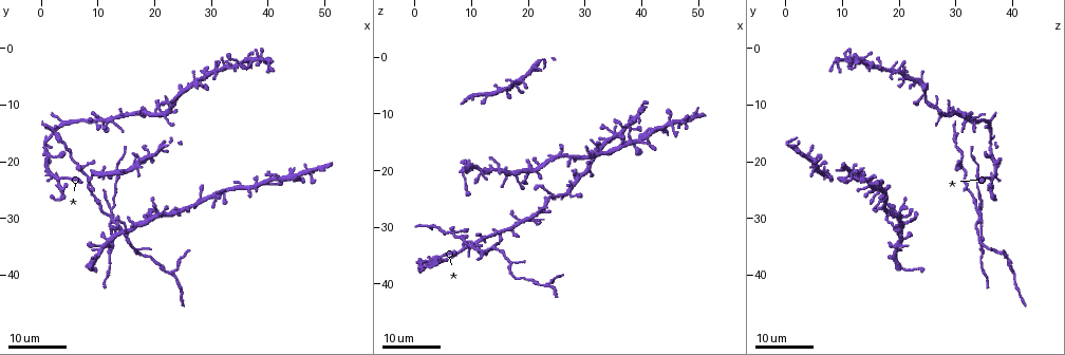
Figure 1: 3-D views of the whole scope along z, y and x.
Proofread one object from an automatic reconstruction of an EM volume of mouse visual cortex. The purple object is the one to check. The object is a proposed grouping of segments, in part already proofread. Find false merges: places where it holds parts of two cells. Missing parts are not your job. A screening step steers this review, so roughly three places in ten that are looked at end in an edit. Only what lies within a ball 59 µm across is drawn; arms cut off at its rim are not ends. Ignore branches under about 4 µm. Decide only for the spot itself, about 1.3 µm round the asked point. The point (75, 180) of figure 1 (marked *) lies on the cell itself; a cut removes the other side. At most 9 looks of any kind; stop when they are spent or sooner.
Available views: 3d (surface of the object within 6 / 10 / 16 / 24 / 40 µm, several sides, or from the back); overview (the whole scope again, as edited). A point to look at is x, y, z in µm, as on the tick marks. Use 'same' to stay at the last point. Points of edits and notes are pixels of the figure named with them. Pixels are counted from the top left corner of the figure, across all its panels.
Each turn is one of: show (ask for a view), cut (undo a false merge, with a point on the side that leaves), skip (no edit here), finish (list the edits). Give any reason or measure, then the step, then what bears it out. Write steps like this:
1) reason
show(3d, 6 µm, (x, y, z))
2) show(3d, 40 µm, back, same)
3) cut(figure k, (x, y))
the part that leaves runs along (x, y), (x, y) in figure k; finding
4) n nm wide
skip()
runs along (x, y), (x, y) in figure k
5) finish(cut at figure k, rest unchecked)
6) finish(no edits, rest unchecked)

a fork
show(3d, 16 µm, (12.5, 30.5, 34.5))

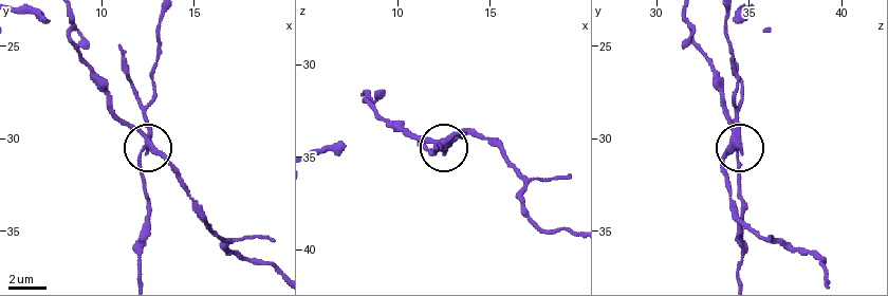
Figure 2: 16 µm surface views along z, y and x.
closer look
show(3d, 6 µm, (12.6, 30.6, 34.4))

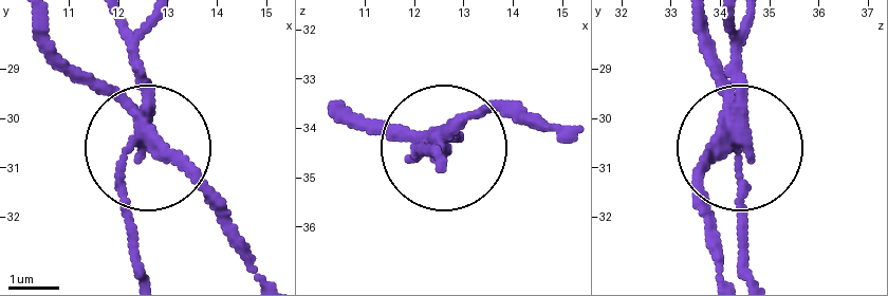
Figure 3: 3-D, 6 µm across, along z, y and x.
side arm 25 µm
cut(figure 3, (135, 50))
the part that leaves runs along (139, 117), (147, 21) in figure 3; two cells meet here

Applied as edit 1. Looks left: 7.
calibre changes
show(3d, 24 µm, (16.5, 35.5, 37.0))

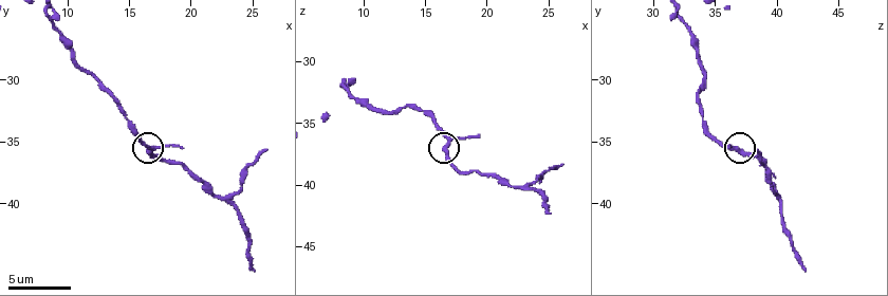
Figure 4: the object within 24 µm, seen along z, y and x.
show(3d, 6 µm, (16.8, 35.4, 36.6))

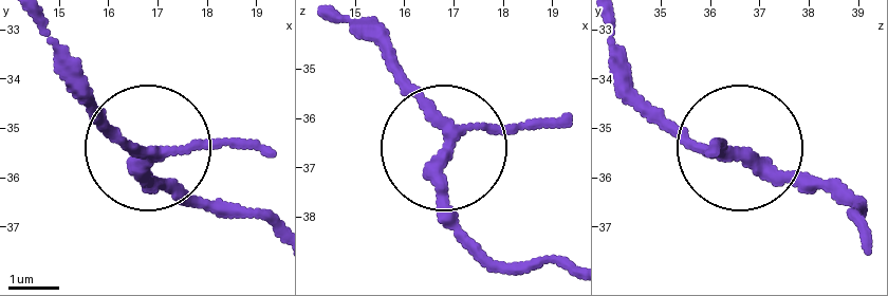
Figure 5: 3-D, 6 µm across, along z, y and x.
3 arms
skip()
one cell here

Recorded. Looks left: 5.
branch point
show(3d, 6 µm, (23.2, 39.6, 40.2))

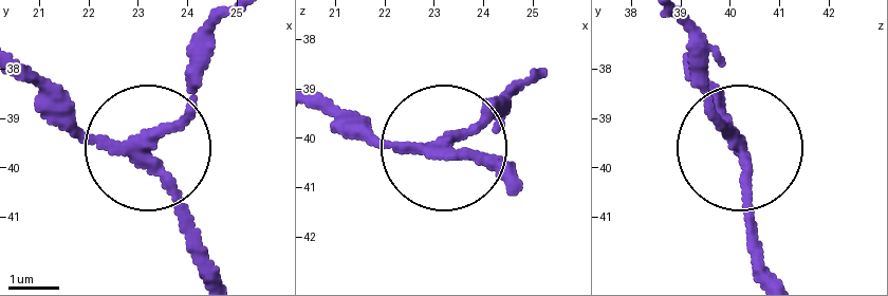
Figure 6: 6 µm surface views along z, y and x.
from behind
show(3d, 6 µm, back, (23.30, 39.50, 40.10))

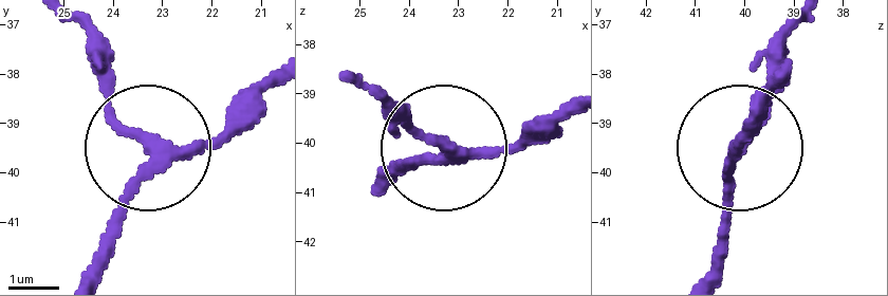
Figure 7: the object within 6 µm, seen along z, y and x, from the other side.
3 arms
cut(figure 7, (107, 109))
the part that leaves runs along (150, 146), (78, 23) in figure 7; two cells meet here

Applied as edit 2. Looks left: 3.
show(overview)

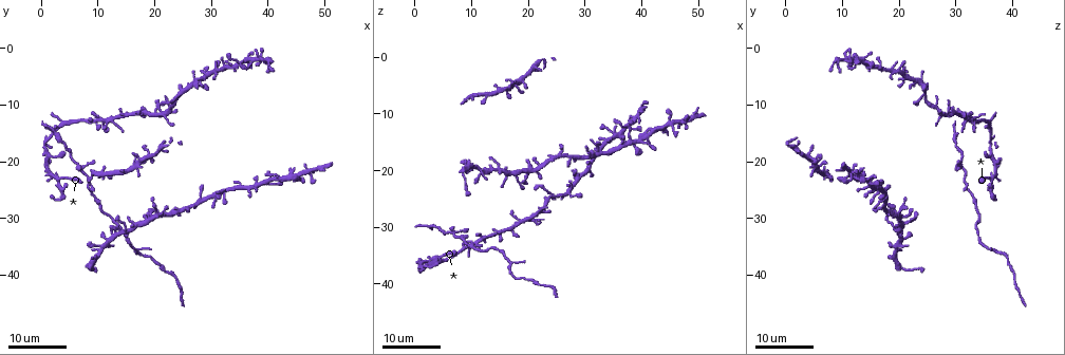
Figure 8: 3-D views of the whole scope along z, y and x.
four or more arms meet
show(3d, 24 µm, (7.0, 21.0, 31.0))

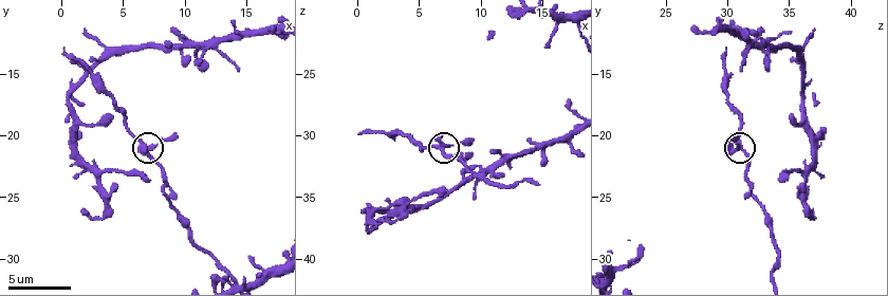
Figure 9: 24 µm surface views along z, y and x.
show(3d, 6 µm, (7.4, 21.2, 31.0))

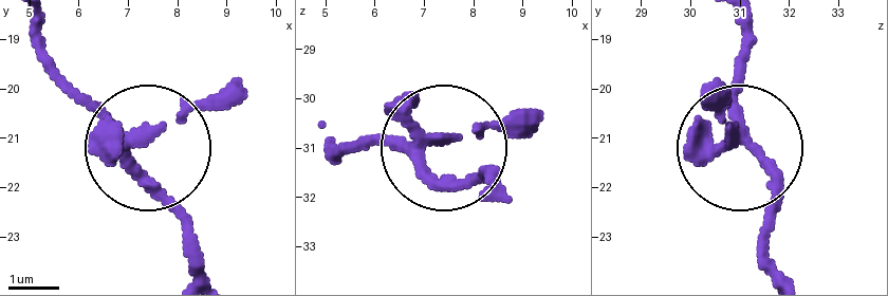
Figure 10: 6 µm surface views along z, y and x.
4 arms
skip()
all the same cell

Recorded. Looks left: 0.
finish(cut at figure 3, cut at figure 7, rest unchecked)

